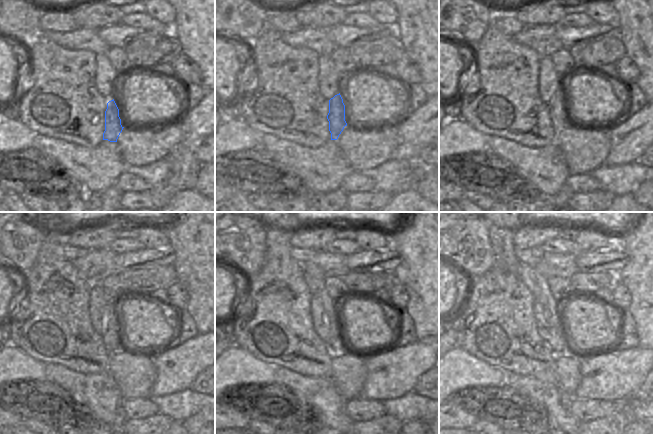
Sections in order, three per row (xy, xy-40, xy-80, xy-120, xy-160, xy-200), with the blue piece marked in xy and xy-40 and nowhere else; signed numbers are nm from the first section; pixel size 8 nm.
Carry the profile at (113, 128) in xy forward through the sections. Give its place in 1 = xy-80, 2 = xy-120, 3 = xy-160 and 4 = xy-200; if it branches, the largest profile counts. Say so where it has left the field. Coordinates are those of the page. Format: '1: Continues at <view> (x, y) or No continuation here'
1: Continues at xy-80 (558, 109)
2: Continues at xy-120 (111, 338)
3: Continues at xy-160 (316, 285)
4: Continues at xy-200 (537, 284).

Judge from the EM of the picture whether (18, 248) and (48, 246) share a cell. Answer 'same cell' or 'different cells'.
different cells

